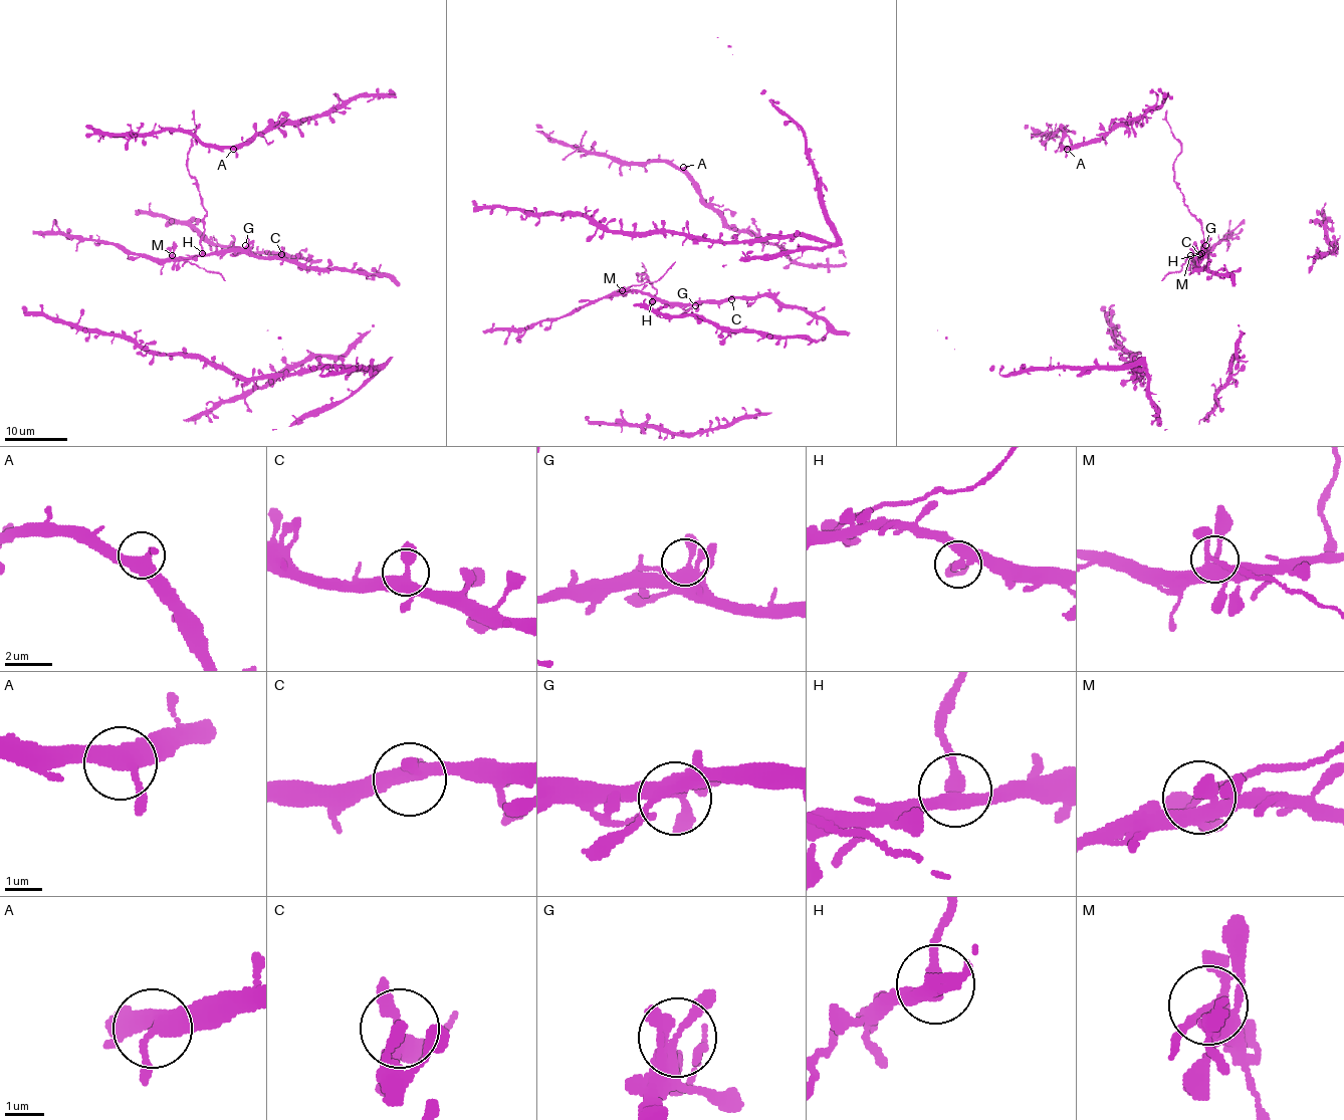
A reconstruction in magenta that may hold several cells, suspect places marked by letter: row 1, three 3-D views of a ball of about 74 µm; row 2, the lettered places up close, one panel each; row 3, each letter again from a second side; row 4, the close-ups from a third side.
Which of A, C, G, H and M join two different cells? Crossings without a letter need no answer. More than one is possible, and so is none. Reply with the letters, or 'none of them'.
H, M

